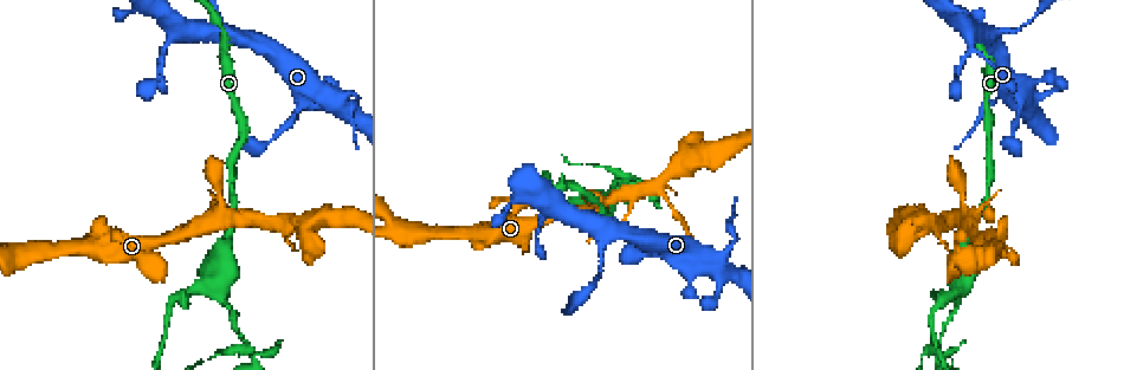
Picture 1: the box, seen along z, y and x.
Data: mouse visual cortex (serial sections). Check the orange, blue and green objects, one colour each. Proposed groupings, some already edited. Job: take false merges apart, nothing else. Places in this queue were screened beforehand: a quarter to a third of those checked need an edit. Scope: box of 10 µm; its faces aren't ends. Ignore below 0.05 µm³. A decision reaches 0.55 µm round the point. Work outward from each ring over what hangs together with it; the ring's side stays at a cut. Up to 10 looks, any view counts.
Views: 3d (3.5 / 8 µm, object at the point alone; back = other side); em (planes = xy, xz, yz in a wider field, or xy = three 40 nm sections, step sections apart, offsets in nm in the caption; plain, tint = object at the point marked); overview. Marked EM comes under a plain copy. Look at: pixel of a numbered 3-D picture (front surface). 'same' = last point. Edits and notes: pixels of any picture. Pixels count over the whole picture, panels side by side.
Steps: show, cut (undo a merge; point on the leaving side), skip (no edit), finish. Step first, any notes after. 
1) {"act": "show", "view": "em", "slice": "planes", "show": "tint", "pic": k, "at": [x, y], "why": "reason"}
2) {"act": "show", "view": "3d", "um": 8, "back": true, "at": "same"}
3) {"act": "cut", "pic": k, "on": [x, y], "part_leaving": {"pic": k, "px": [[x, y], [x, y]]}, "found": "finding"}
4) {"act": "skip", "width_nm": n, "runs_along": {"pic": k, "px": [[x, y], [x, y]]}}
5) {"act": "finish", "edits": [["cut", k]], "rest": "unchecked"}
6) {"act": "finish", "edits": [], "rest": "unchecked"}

{"act": "show", "view": "3d", "um": 3.5, "pic": 1, "at": [954, 292], "why": "sudden change in width"}

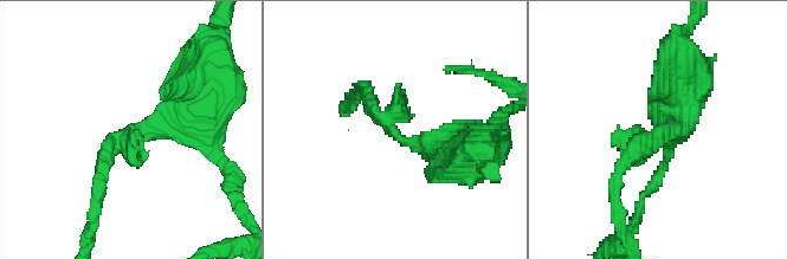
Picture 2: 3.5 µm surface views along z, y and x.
{"act": "show", "view": "em", "slice": "xy", "step": 5, "show": "tint", "pic": 2, "at": [127, 135], "why": "need the tissue"}

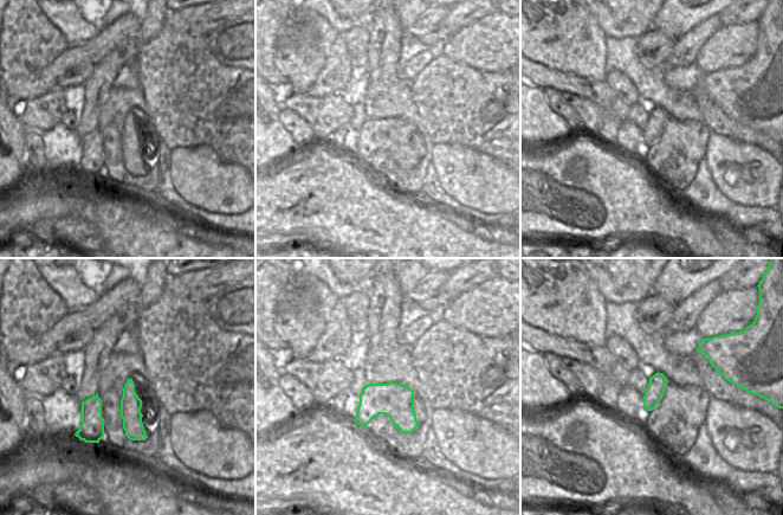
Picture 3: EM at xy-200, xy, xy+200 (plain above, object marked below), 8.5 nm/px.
{"act": "skip", "runs_along": {"pic": 2, "px": [[207, 102], [134, 128], [98, 186]]}, "found": "all the same cell"}

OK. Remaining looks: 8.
{"act": "show", "view": "3d", "um": 3.5, "pic": 1, "at": [655, 190], "why": "small branch off a trunk"}

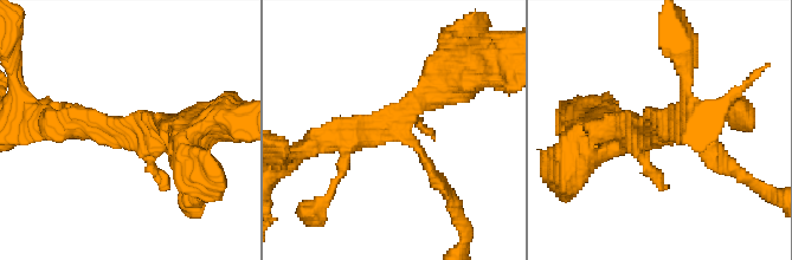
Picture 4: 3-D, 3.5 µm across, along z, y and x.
{"act": "show", "view": "em", "slice": "planes", "show": "tint", "pic": 4, "at": [390, 127], "why": "shape alone is not enough"}

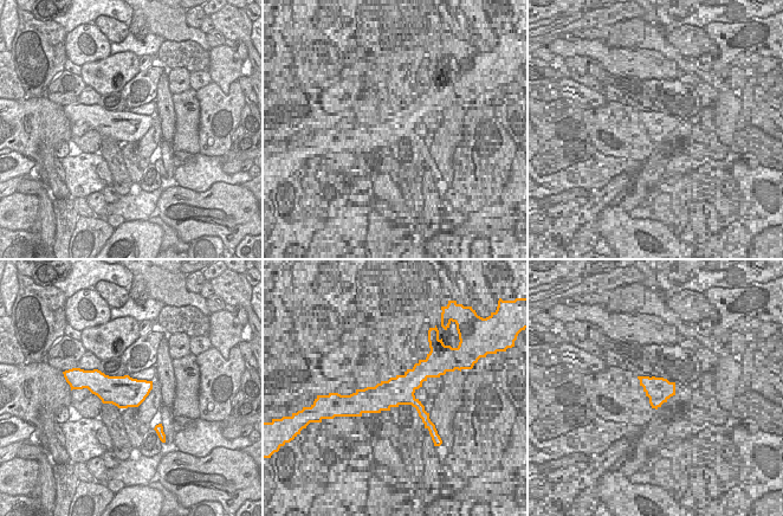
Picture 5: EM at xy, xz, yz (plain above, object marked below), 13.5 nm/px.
{"act": "skip", "runs_along": {"pic": 4, "px": [[315, 143], [380, 131], [459, 89]]}, "found": "continuous, no second cell"}

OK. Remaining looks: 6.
{"act": "show", "view": "3d", "um": 3.5, "back": true, "pic": 1, "at": [1025, 23], "why": "thin neck"}

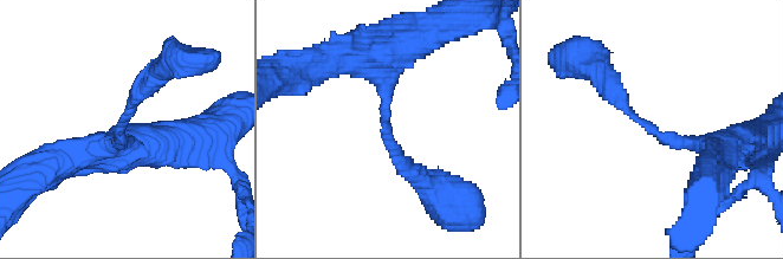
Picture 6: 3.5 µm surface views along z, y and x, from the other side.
{"act": "show", "view": "em", "slice": "xy", "step": 3, "show": "tint", "pic": 6, "at": [652, 131], "arm_widths_nm": [200, 300], "why": "shape alone is not enough"}

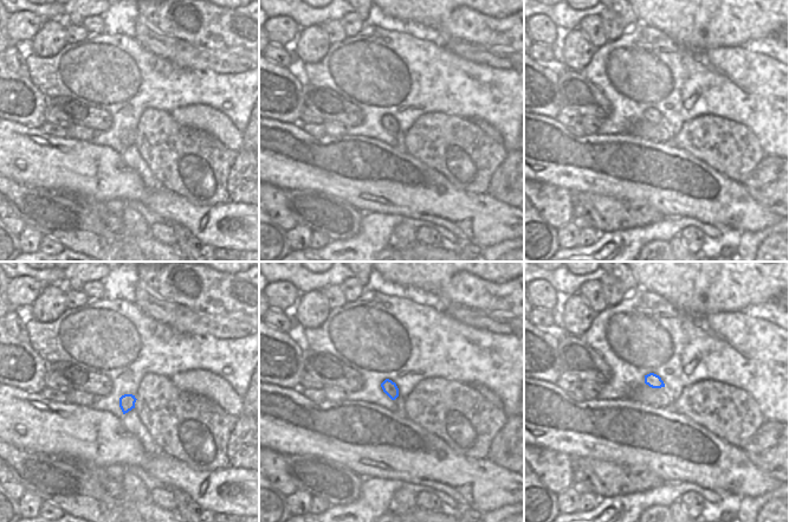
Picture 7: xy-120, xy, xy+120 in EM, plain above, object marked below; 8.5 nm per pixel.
{"act": "skip", "runs_along": {"pic": 6, "px": [[724, 149], [660, 137], [606, 79]]}, "found": "continuous, no second cell"}

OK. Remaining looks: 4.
{"act": "show", "view": "3d", "um": 3.5, "back": true, "pic": 1, "at": [244, 344], "why": "arms part here"}

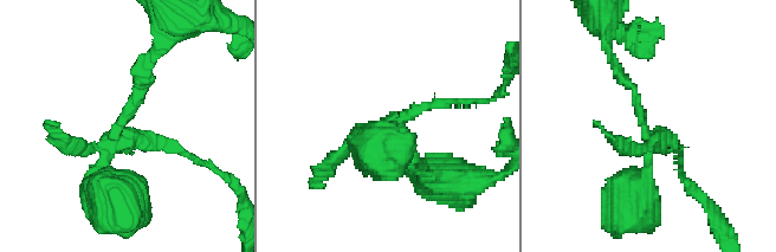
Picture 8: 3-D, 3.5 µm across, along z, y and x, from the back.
{"act": "show", "view": "em", "slice": "planes", "show": "tint", "pic": 8, "at": [648, 134]}

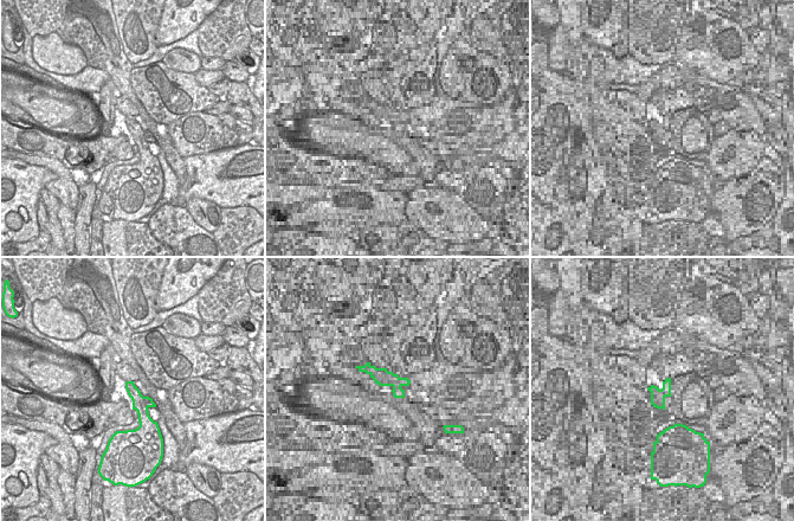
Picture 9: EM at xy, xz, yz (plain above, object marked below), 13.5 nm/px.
{"act": "cut", "pic": 8, "on": [625, 148], "border": {"pic": 9, "px": [[143, 397], [143, 401], [148, 406]]}, "found": "a second cell is stuck on"}

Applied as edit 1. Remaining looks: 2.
{"act": "finish", "edits": [["cut", 8]], "rest": "unchecked"}

